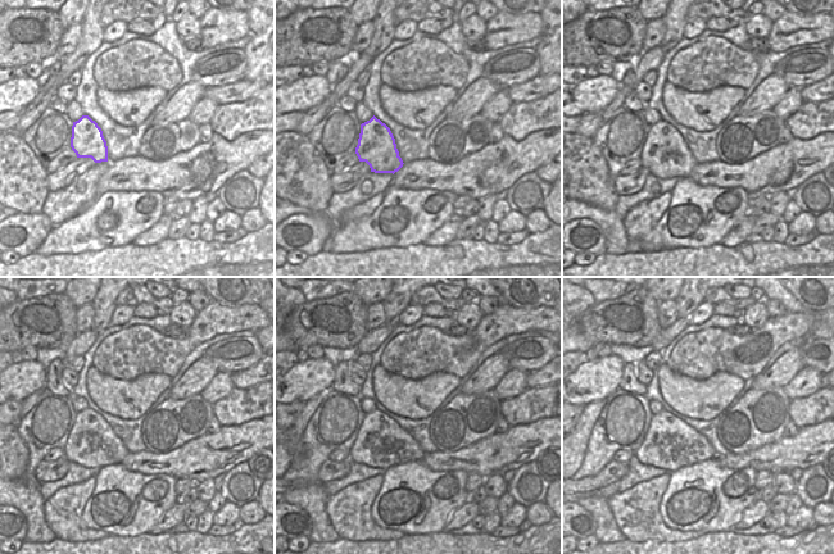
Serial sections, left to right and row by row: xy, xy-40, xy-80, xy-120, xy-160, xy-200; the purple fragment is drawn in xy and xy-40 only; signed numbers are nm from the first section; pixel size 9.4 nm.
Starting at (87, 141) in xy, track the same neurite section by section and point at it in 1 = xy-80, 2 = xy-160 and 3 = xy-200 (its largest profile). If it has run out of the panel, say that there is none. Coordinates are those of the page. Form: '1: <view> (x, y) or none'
1: xy-80 (665, 154)
2: xy-160 (381, 443)
3: xy-200 (670, 444)

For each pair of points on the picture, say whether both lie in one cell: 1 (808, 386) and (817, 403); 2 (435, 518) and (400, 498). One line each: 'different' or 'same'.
1: different
2: same

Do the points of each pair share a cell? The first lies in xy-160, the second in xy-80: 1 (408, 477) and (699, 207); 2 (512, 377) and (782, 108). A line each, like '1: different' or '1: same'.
1: same
2: same

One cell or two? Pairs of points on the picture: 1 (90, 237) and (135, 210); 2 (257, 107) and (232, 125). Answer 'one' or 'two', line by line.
1: one
2: one

